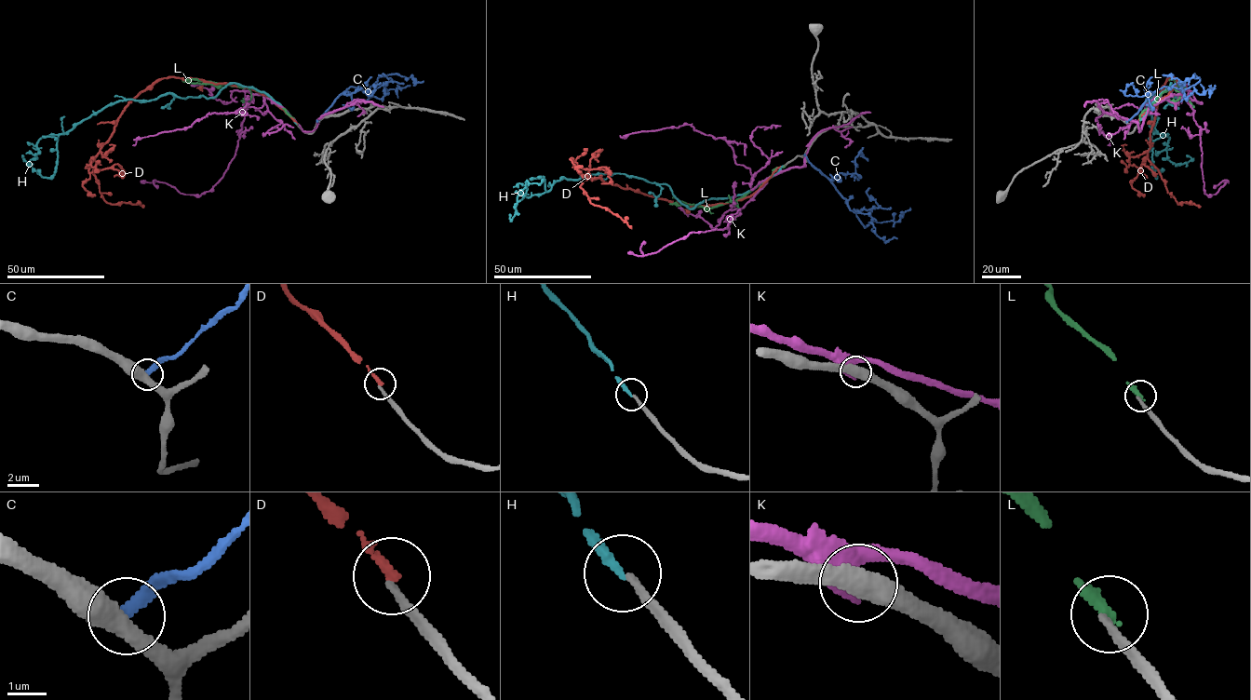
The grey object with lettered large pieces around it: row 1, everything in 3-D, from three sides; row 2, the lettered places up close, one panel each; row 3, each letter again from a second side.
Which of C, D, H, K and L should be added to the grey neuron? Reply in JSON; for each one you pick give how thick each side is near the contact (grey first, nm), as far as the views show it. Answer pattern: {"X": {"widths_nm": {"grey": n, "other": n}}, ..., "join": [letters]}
{"join": []}

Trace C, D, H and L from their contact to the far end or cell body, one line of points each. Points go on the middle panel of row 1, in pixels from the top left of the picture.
C: (804, 154), (846, 199), (851, 210), (857, 212), (856, 216), (865, 227), (871, 222), (898, 222), (910, 208)
D: (784, 166), (750, 195), (700, 206), (582, 175), (580, 186), (590, 202), (605, 207), (631, 228)
H: (784, 166), (740, 195), (692, 208), (666, 184), (606, 173), (520, 194), (510, 214)
L: (784, 166), (776, 167), (766, 181), (733, 201), (706, 208), (695, 204), (669, 204)

